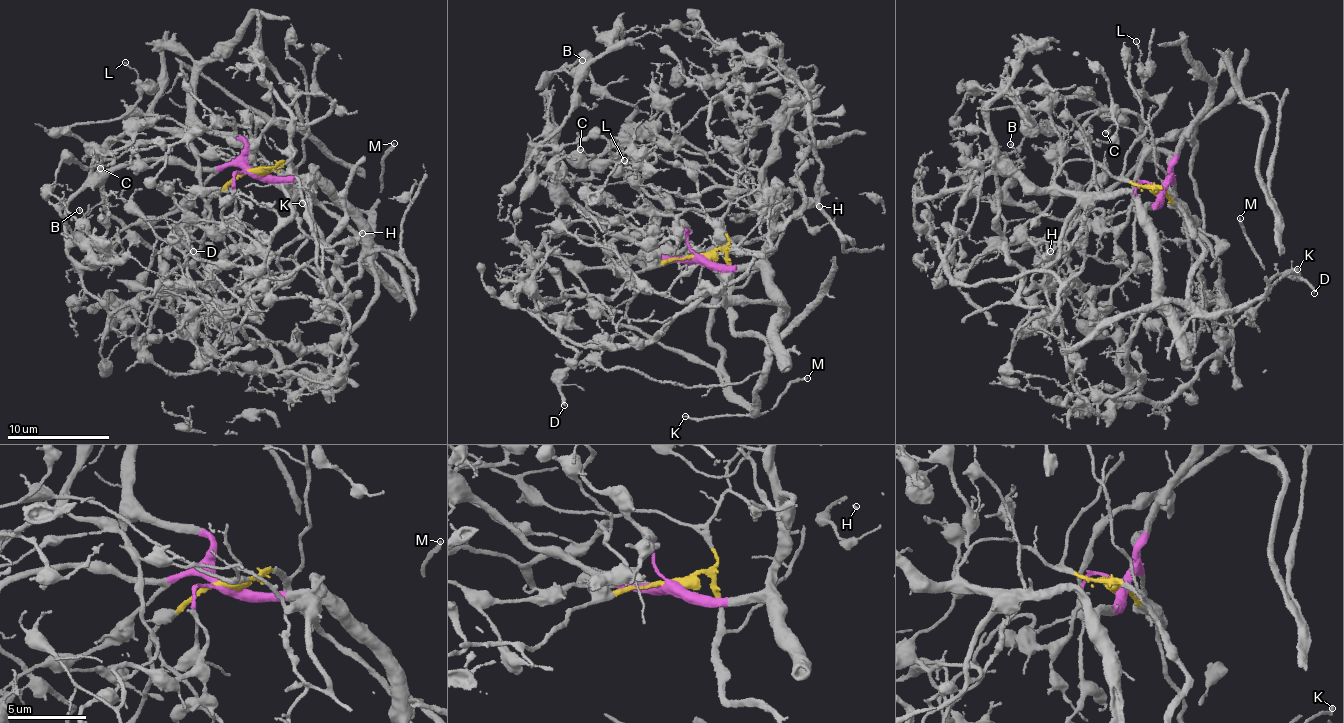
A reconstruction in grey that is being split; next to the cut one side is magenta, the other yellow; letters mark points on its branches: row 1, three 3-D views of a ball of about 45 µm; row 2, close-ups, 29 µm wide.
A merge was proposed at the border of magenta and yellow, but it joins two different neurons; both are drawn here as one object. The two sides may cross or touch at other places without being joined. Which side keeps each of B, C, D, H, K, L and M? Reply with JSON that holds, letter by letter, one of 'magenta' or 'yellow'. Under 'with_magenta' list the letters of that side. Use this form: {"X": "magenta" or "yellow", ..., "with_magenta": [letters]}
{"B": "magenta", "C": "magenta", "D": "yellow", "H": "magenta", "K": "yellow", "L": "yellow", "M": "yellow", "with_magenta": ["B", "C", "H"]}

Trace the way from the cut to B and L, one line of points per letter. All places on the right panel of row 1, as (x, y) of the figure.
B: (1160, 190), (1174, 176), (1175, 157), (1156, 148), (1082, 217), (1059, 220), (1008, 193), (1018, 159), (1009, 145)
L: (1160, 188), (1157, 190), (1137, 185), (1122, 175), (1129, 150), (1162, 106), (1142, 83), (1135, 40)

